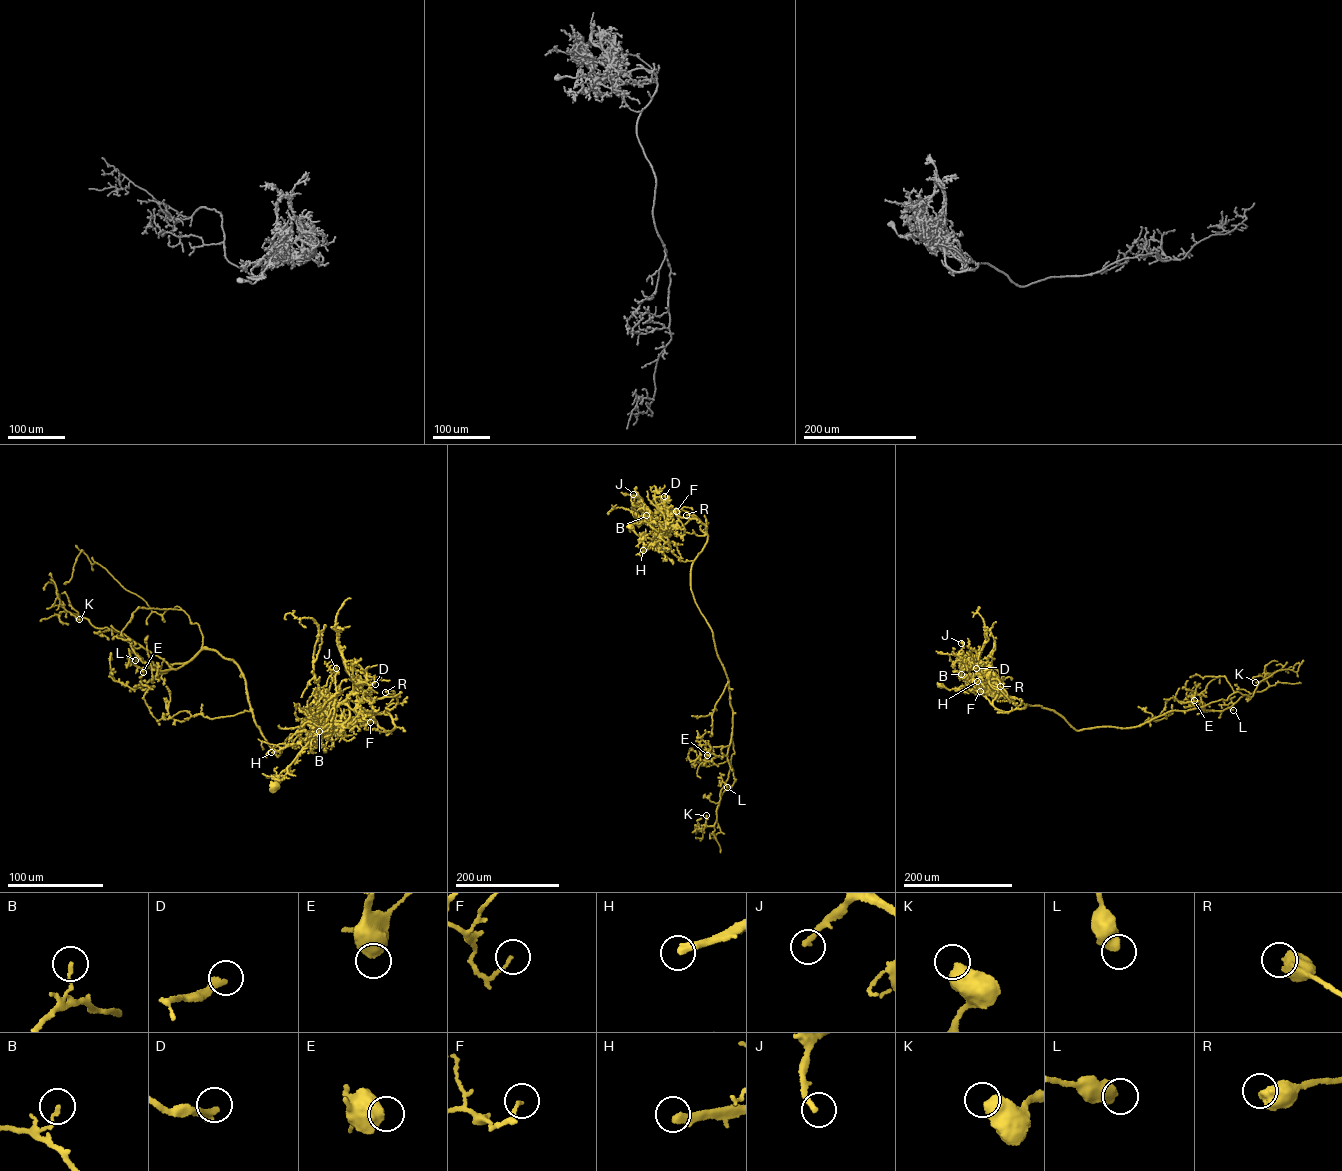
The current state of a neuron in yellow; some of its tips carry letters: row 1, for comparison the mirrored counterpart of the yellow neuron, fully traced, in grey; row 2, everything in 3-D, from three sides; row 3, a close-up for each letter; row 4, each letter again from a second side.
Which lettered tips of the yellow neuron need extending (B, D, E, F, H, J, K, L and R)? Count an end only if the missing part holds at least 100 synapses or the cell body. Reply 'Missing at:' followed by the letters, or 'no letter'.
Missing at: H

